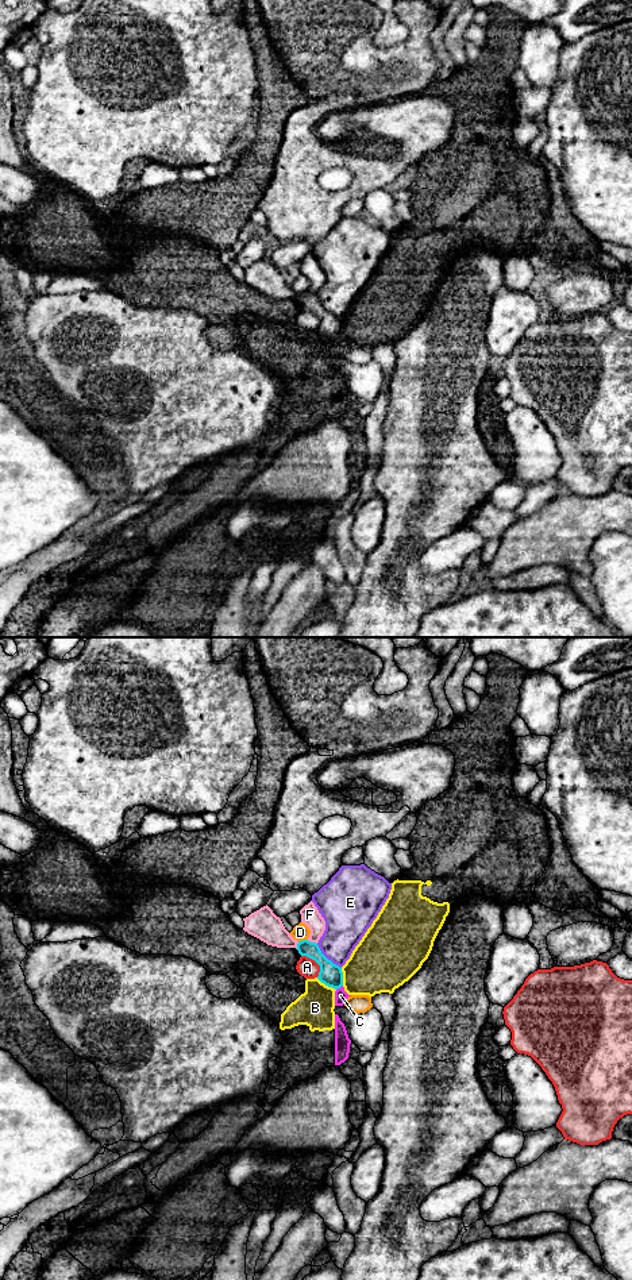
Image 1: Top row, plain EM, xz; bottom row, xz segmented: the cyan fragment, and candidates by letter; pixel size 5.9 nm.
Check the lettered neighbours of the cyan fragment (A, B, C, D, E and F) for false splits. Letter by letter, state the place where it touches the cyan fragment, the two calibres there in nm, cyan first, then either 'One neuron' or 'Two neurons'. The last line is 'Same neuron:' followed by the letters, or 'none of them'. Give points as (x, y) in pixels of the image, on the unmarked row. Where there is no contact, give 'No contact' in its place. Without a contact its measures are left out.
A: Touches cyan at xz (316, 313). Thickness 140 nm (cyan) against 120 nm. Two neurons
B: Touches cyan at xz (326, 336). Thickness 140 nm (cyan) against 220 nm. Two neurons
C: Touches cyan at xz (339, 339). Thickness 140 nm (cyan) against 80 nm. Two neurons
D: Touches cyan at xz (303, 292). Thickness 120 nm (cyan) against 100 nm. Two neurons
E: Touches cyan at xz (326, 309). Thickness 140 nm (cyan) against 260 nm. Two neurons
F: Touches cyan at xz (312, 295). Thickness 140 nm (cyan) against 110 nm. Two neurons
Same neuron: none of them

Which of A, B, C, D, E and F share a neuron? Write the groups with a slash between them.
A / B C / D / E / F

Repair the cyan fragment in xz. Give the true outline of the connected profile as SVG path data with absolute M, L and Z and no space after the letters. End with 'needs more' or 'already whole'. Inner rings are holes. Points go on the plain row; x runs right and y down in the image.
M308 292L298 293L297 302L301 308L307 308L315 312L320 317L320 324L317 331L328 339L335 342L343 338L343 324L342 320L328 312L320 302L316 294Z; already whole

